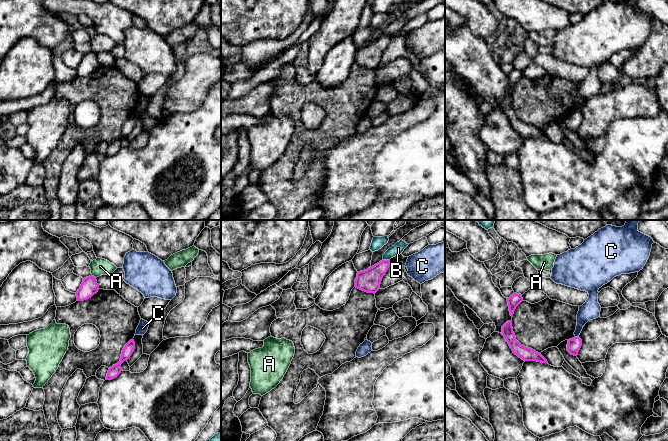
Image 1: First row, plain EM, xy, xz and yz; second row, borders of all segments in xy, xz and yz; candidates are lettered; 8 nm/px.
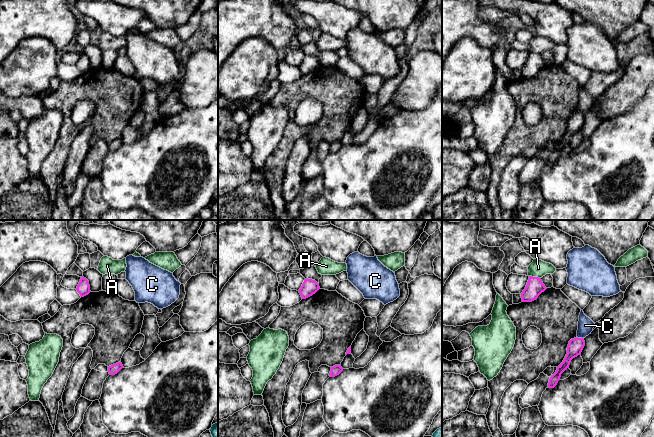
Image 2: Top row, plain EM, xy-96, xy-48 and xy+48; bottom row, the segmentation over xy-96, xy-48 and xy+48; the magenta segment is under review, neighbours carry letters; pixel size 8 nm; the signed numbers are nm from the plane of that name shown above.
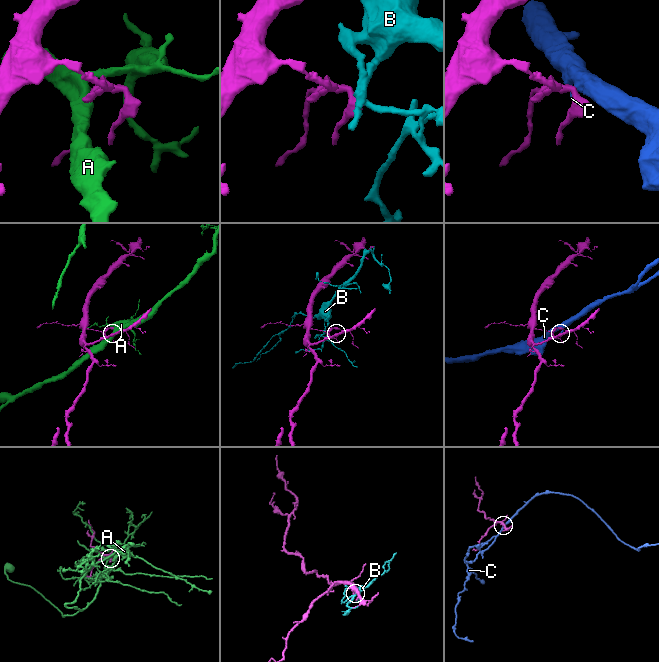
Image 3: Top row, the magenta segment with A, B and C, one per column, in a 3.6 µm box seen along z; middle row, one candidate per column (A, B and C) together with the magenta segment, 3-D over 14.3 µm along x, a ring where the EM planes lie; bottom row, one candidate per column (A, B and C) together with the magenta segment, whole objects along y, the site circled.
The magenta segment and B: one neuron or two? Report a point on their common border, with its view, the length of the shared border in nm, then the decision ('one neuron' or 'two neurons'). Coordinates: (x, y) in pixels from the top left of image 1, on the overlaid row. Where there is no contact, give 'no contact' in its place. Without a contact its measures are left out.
xz (386, 260) | 50 nm | two neurons

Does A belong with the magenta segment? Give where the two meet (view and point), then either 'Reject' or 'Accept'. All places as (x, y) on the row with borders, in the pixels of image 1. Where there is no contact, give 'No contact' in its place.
Touches magenta at xy (93, 276). Reject

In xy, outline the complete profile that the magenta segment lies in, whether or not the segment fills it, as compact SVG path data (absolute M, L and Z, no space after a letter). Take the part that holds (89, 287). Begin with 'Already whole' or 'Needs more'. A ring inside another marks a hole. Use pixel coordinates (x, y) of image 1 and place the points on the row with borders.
Already whole. M89 276L83 279L83 282L76 292L77 300L84 301L91 298L99 290L96 277Z

